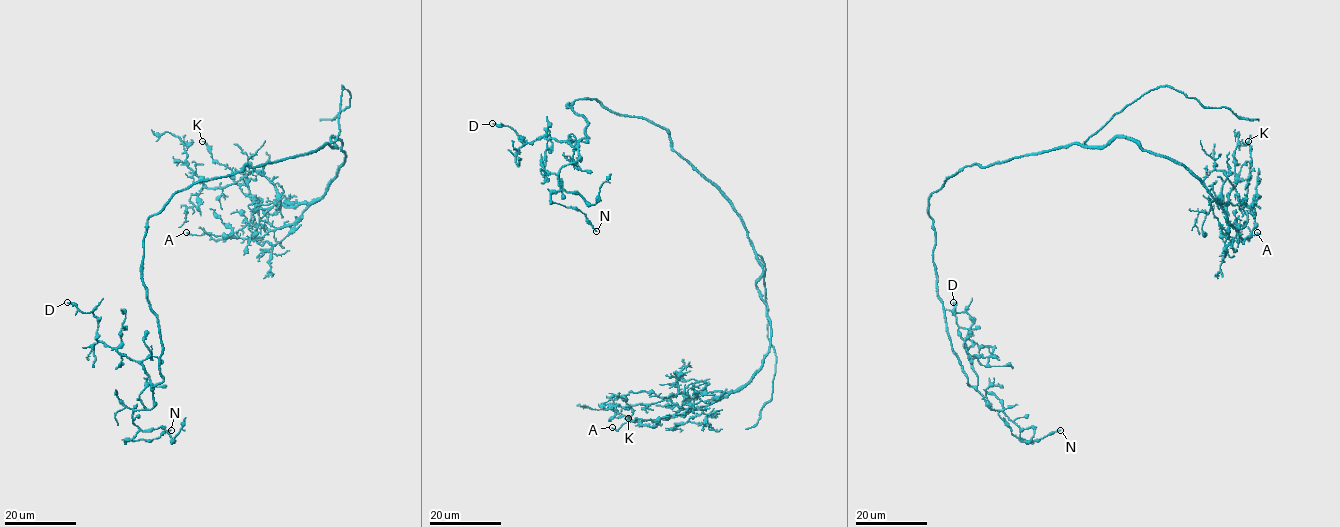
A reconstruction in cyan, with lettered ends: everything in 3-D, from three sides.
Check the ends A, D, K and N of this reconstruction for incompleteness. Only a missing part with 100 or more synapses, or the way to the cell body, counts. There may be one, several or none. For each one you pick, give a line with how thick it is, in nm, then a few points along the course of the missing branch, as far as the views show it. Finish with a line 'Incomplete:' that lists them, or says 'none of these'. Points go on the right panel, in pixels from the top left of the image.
Incomplete: none of these

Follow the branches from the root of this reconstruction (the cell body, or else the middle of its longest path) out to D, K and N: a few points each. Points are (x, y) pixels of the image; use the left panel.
D: (265, 163), (196, 181), (147, 222), (142, 284), (161, 382), (97, 341), (97, 318), (67, 302)
K: (265, 163), (337, 146), (332, 137), (345, 153), (320, 198), (262, 208), (202, 141)
N: (265, 163), (196, 181), (147, 222), (142, 284), (163, 380), (125, 440), (171, 430)

